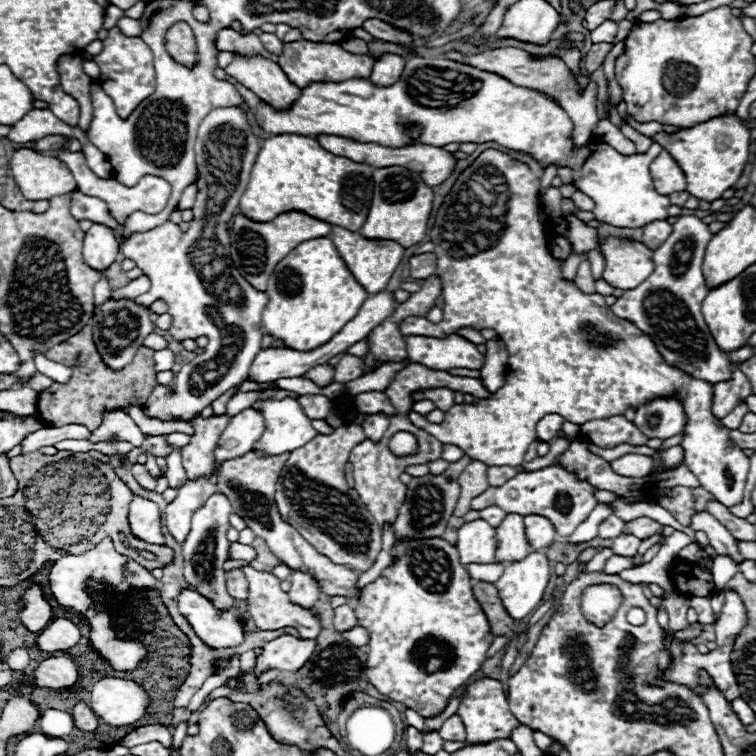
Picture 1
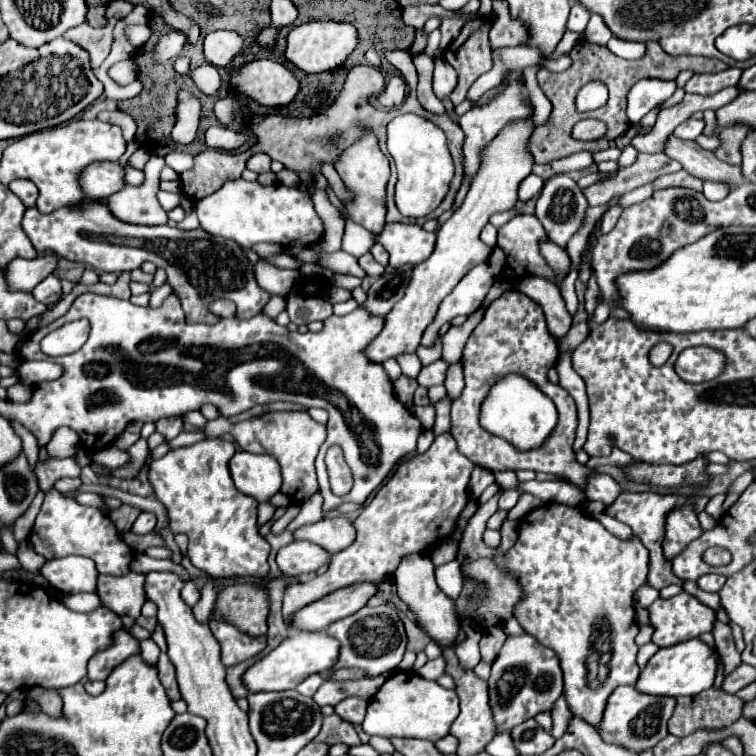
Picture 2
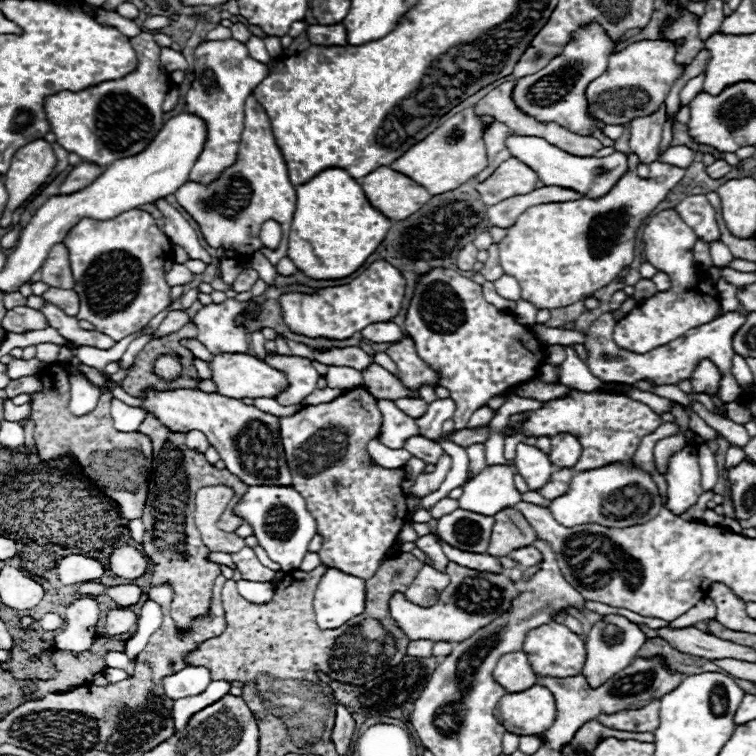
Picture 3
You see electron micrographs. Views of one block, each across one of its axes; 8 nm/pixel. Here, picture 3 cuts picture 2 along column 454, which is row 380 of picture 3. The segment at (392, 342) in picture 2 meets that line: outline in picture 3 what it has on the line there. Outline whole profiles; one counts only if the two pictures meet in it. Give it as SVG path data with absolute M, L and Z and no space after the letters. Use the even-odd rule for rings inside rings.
M216 354L208 366L212 370L212 382L216 384L218 394L228 398L274 398L286 386L284 374L250 354Z

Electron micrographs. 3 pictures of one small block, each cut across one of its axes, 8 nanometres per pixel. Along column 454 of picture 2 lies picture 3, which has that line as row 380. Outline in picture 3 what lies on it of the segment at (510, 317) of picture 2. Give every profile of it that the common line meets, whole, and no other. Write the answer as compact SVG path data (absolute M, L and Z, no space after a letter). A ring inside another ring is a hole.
M408 334L404 336L404 340L400 340L396 344L390 344L386 354L396 362L396 366L398 366L398 380L410 392L418 394L424 384L428 384L432 388L440 386L438 372L418 358L414 340Z

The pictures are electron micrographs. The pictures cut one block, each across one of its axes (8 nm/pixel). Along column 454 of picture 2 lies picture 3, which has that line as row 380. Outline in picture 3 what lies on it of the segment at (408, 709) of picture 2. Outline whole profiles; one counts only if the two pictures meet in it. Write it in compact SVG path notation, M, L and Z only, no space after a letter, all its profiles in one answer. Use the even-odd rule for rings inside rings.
M702 360L694 372L694 378L692 378L694 392L712 396L718 390L718 382L720 382L720 374L714 368L714 364L710 360Z

